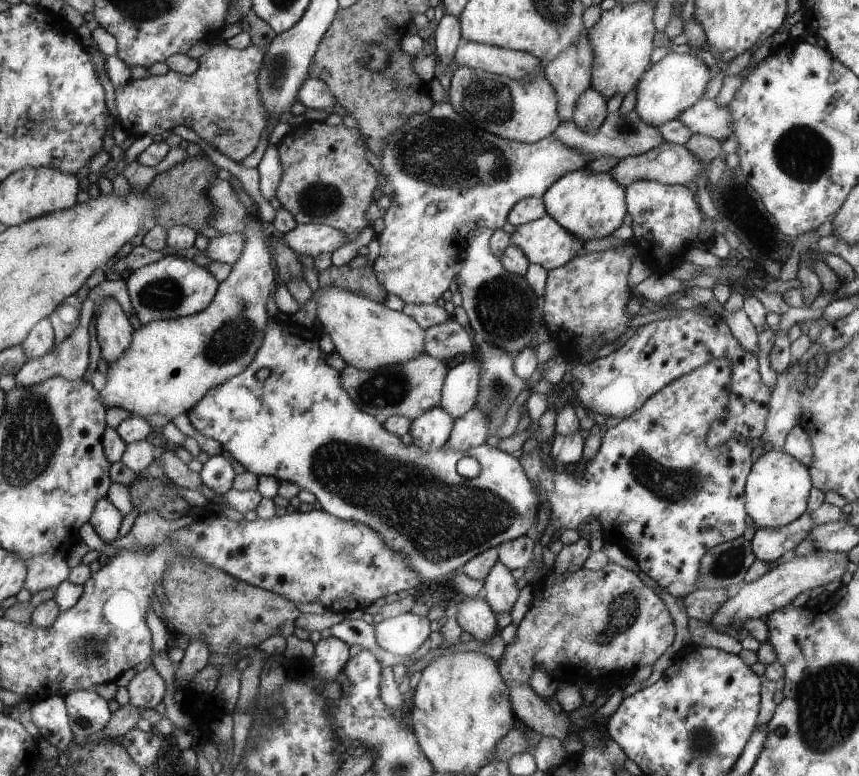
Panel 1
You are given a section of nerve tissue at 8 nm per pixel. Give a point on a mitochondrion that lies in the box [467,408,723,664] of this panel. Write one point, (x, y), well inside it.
(672, 486)

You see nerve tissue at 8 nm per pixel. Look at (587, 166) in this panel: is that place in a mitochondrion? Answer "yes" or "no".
no

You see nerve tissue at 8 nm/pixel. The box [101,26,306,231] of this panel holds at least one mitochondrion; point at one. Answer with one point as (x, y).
(281, 65)

